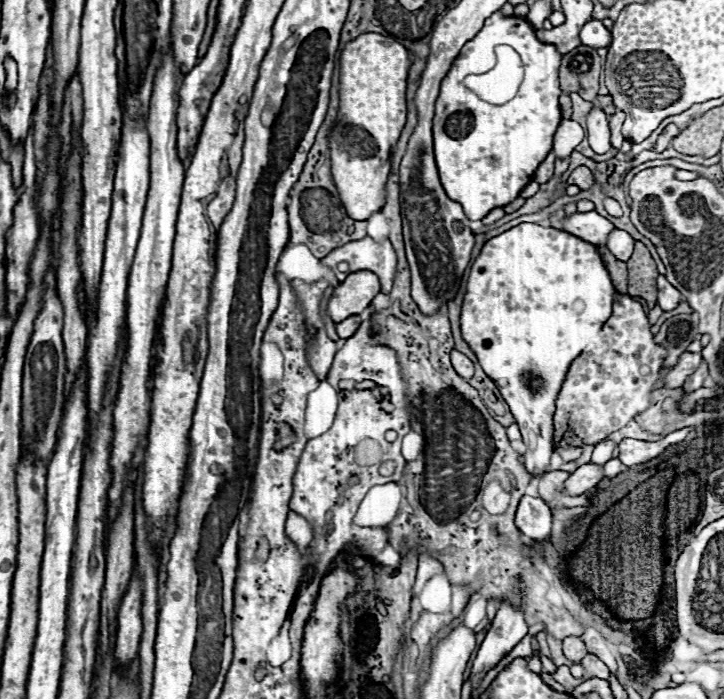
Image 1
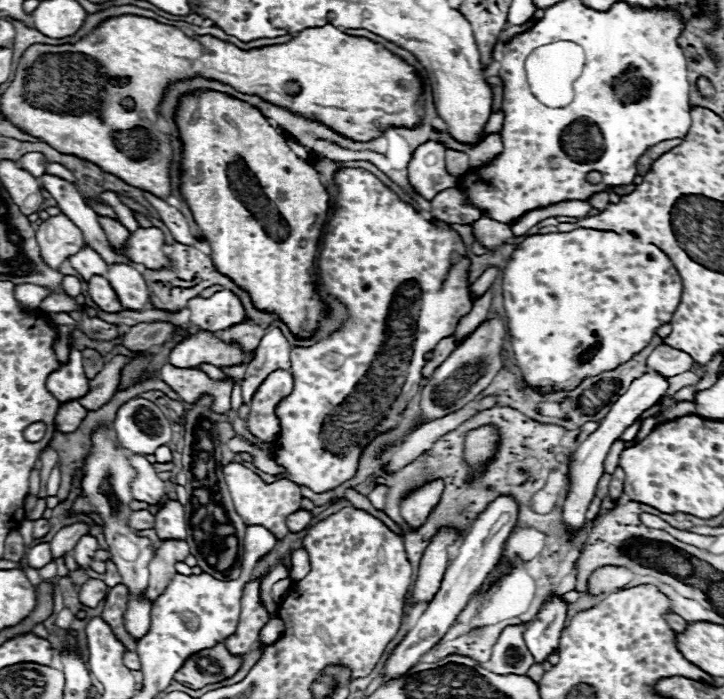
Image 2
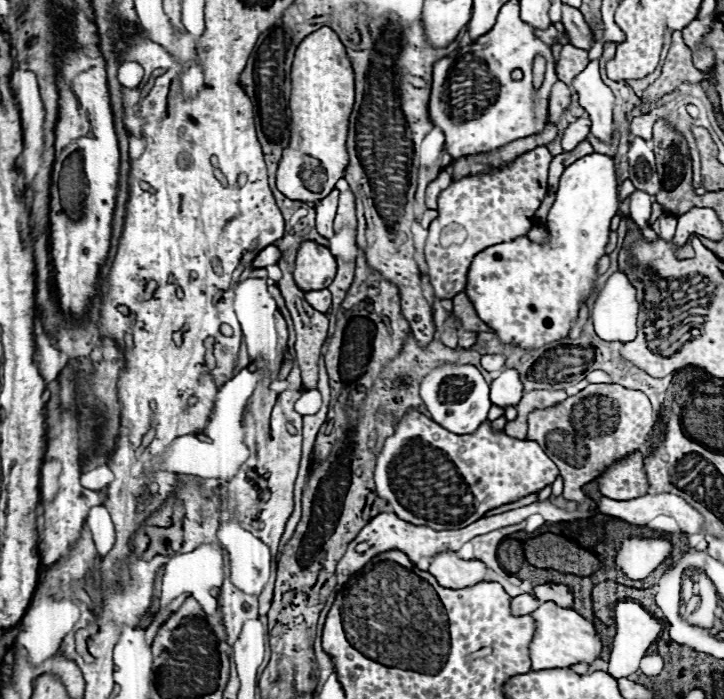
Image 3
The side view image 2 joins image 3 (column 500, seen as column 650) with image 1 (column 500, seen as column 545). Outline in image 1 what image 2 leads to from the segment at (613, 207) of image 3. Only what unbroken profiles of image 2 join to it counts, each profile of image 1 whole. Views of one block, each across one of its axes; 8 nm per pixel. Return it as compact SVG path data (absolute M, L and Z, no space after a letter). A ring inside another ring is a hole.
M514 226L500 236L490 238L472 264L460 318L462 336L478 356L484 372L498 384L502 398L508 402L516 424L520 426L522 442L526 444L522 464L536 478L540 478L550 464L554 402L568 366L610 318L612 298L614 284L596 252L596 246L550 226Z

